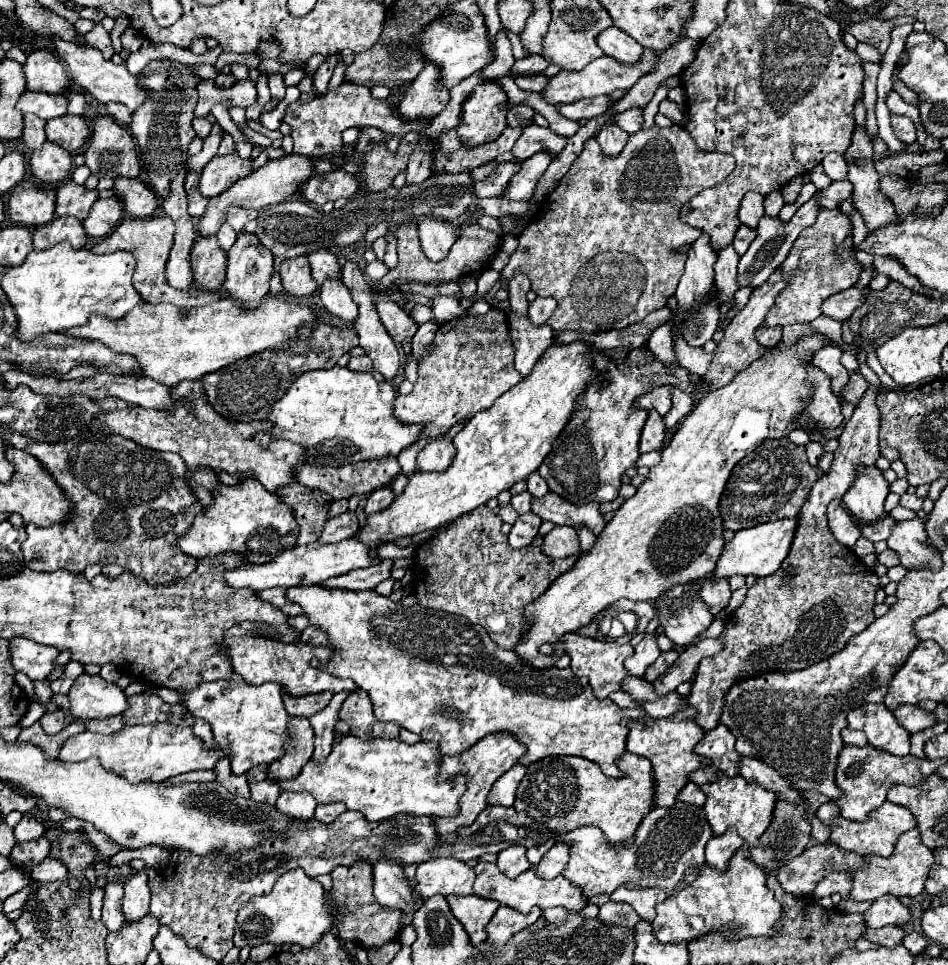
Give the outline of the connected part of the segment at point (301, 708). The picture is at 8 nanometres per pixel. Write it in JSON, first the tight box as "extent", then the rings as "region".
{"extent":[287,692,333,718],"region":[[[331,692],[309,694],[309,696],[303,696],[303,698],[297,698],[297,696],[287,694],[287,708],[289,710],[295,710],[291,714],[303,714],[305,718],[311,718],[313,714],[321,712],[321,708],[325,708],[331,702],[331,698],[333,698]]]}

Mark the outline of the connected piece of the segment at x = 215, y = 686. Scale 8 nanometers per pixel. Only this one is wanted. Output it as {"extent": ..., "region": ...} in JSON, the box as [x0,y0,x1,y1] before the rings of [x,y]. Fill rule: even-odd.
{"extent":[181,676,291,774],"region":[[[231,676],[229,680],[205,682],[191,692],[181,692],[183,706],[211,724],[215,742],[223,748],[231,748],[231,772],[245,774],[249,768],[259,764],[273,764],[285,754],[285,744],[289,742],[289,722],[291,716],[281,700],[281,686],[275,682],[251,686],[241,676]]]}

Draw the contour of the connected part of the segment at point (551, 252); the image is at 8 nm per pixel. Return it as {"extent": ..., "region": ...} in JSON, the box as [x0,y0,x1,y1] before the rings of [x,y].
{"extent":[501,124,733,332],"region":[[[653,124],[631,134],[623,152],[615,156],[605,156],[599,142],[591,138],[559,186],[547,196],[539,214],[519,236],[519,246],[501,270],[501,278],[509,282],[515,272],[523,272],[531,280],[531,290],[537,296],[555,298],[559,306],[547,322],[555,332],[605,332],[641,322],[647,314],[661,310],[667,298],[675,294],[685,266],[685,254],[677,254],[679,246],[695,242],[701,236],[699,230],[681,222],[681,206],[695,194],[721,184],[733,168],[733,156],[697,150],[685,128],[677,124],[667,128]]]}

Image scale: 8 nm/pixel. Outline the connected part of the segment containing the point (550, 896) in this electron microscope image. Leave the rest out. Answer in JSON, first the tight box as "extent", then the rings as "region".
{"extent":[473,862,587,914],"region":[[[479,862],[475,866],[475,874],[477,874],[477,880],[475,880],[473,890],[477,896],[497,900],[497,902],[501,902],[509,908],[515,908],[517,912],[523,912],[523,914],[527,914],[533,906],[539,906],[541,910],[551,908],[551,906],[565,906],[567,910],[579,912],[587,904],[581,888],[573,886],[565,876],[557,876],[553,880],[543,880],[543,878],[537,878],[531,870],[527,870],[521,876],[511,880],[497,868],[497,864],[487,864],[487,862]]]}

